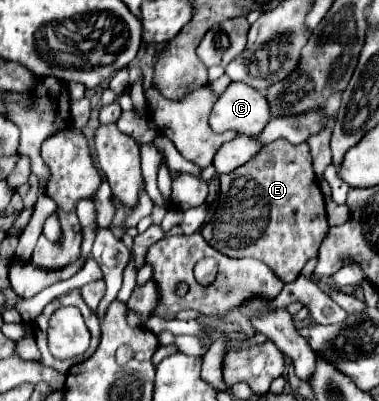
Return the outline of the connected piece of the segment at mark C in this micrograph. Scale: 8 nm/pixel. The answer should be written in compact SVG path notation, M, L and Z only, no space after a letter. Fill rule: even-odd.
M237 81L237 83L231 83L223 95L219 95L217 103L213 105L209 125L211 125L211 129L215 129L215 133L223 133L223 131L233 129L241 135L257 137L265 129L269 119L271 119L271 107L269 107L267 95L253 89L251 85L245 85L245 83Z

